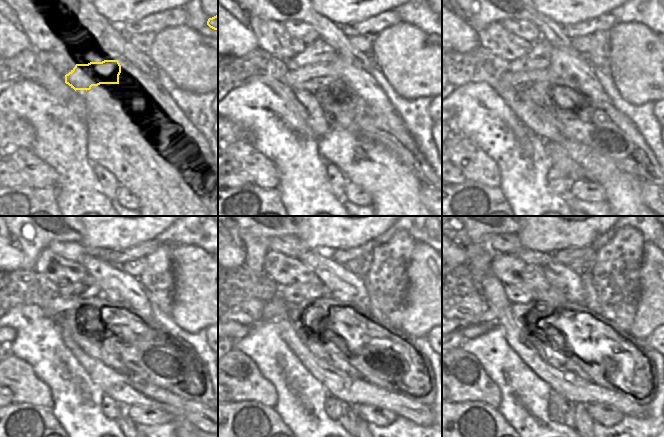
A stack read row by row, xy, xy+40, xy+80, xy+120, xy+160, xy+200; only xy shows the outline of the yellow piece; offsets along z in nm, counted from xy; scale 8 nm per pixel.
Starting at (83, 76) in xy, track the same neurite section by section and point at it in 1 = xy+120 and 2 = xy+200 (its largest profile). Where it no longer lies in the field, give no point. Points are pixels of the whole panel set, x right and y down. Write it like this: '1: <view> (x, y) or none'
1: xy+120 (57, 307)
2: xy+200 (490, 315)

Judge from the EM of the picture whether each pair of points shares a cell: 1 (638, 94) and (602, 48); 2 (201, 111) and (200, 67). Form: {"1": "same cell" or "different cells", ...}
{"1": "different cells", "2": "different cells"}

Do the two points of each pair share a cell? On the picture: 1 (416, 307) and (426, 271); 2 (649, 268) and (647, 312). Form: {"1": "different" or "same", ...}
{"1": "same", "2": "same"}

